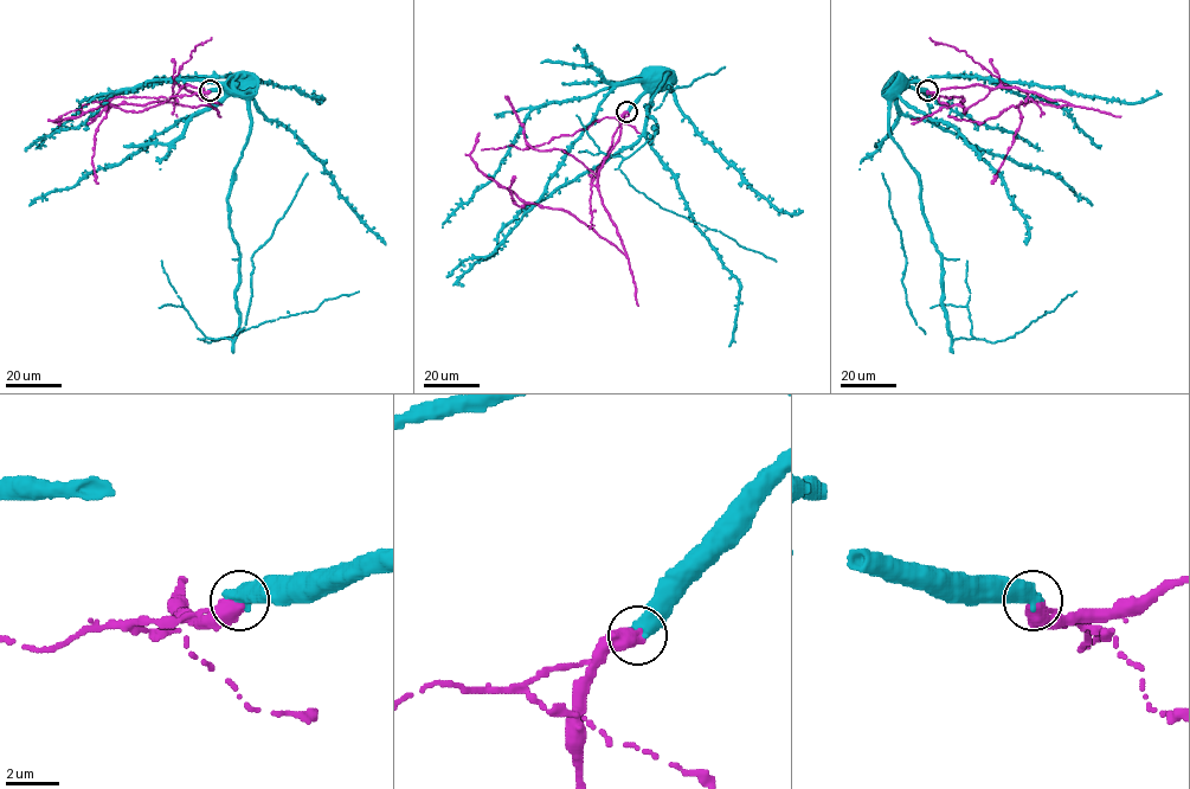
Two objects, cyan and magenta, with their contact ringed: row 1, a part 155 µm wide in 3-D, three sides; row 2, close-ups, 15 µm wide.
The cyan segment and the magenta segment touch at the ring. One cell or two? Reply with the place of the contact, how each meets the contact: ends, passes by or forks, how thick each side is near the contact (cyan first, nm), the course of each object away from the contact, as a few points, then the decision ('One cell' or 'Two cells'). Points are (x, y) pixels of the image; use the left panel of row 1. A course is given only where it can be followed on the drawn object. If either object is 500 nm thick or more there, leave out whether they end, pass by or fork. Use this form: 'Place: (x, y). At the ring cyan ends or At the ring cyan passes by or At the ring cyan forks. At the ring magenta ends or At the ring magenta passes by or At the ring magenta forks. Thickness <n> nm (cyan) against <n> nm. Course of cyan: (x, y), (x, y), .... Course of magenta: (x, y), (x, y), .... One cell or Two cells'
Place: (210, 90). Thickness 650 nm (cyan) against 550 nm. Course of cyan: (210, 90), (245, 100), (250, 133), (227, 198), (238, 333), (201, 339), (359, 290). Course of magenta: (208, 90), (180, 87), (208, 104), (197, 107), (156, 101), (121, 103), (52, 121), (62, 116). Two cells

